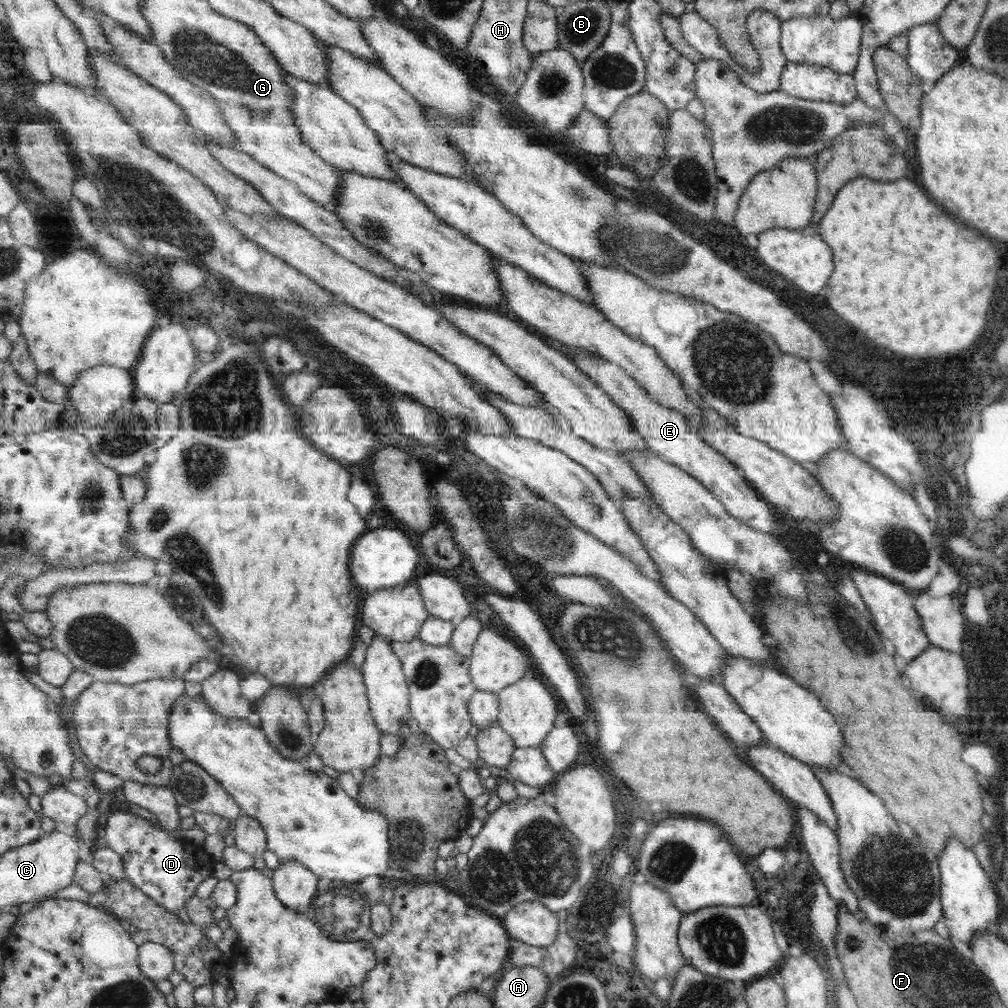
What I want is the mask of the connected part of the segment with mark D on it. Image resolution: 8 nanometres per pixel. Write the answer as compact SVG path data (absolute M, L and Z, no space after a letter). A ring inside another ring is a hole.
M123 808L112 812L107 819L103 833L107 845L123 857L126 878L170 911L183 913L188 900L197 896L197 886L203 884L215 872L217 860L204 849L203 844L188 843L184 838L175 838L171 831L163 827L157 828L151 820L128 813Z

